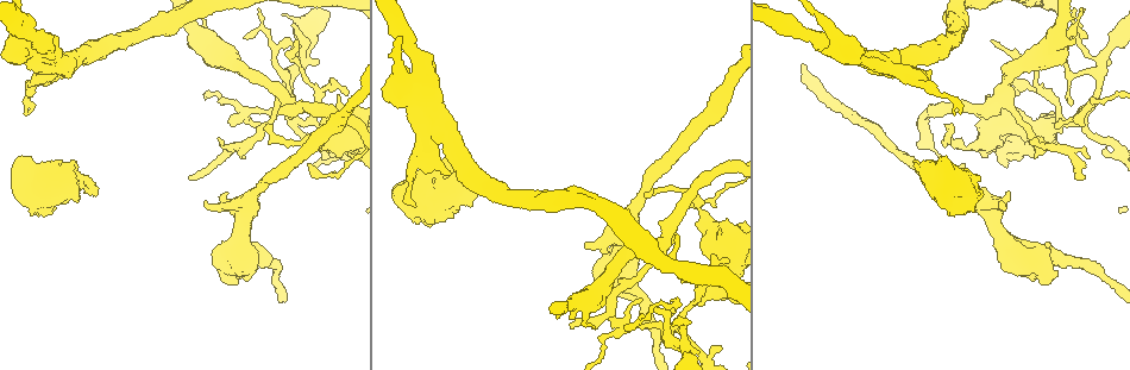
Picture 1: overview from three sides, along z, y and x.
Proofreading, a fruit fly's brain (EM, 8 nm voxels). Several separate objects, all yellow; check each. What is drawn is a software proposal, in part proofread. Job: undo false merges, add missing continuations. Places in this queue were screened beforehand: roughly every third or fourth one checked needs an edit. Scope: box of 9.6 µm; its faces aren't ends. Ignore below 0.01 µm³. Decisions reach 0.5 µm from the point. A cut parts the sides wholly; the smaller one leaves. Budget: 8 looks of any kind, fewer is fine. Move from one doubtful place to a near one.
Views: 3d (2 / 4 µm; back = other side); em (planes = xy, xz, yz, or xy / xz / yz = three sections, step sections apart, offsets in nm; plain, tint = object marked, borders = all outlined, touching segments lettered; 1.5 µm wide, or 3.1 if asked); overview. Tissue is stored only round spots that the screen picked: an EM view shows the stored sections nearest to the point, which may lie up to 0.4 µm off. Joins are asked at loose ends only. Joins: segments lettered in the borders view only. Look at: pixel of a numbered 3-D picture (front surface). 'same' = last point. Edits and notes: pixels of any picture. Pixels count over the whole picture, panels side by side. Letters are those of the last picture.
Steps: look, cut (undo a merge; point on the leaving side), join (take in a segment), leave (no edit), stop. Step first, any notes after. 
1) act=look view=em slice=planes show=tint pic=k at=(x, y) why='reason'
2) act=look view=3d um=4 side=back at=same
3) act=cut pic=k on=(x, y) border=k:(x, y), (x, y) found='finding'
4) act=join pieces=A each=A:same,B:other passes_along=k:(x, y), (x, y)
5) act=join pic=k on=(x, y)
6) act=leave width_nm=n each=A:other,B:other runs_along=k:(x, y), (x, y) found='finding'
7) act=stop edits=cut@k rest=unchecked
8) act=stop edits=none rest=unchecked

act=look view=em slice=xy step=4 show=tint pic=1 at=(29, 90) why='calibre changes'

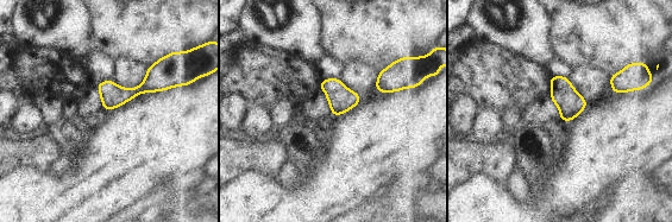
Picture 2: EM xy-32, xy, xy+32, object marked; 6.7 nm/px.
act=look view=em slice=planes show=borders at=same why='another direction'

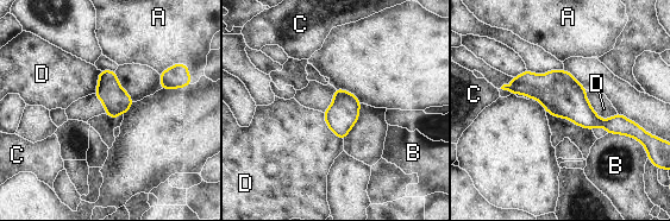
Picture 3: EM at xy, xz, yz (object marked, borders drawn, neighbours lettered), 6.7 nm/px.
act=leave each=A:other,B:other,C:other,D:other border=3:(586, 90), (600, 118), (617, 113) found='one neuron here'

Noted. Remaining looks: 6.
act=look view=em slice=xy step=8 show=tint pic=1 at=(677, 234) why='free end'

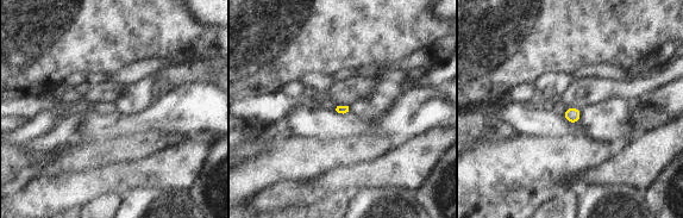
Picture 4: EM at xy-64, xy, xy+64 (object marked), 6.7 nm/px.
act=look view=em slice=xy step=8 show=borders at=same

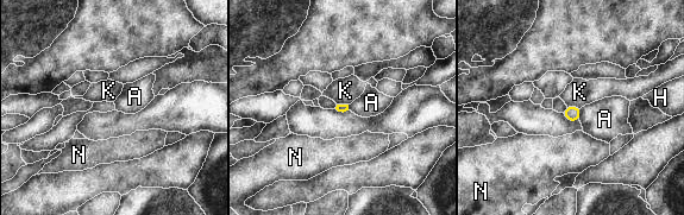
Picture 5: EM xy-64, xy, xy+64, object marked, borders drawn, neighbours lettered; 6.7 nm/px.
act=leave each=A:other,H:other,K:other,N:other found='none of them fits'

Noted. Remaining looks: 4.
act=look view=3d um=2 pic=1 at=(1085, 111) why='abrupt turn'

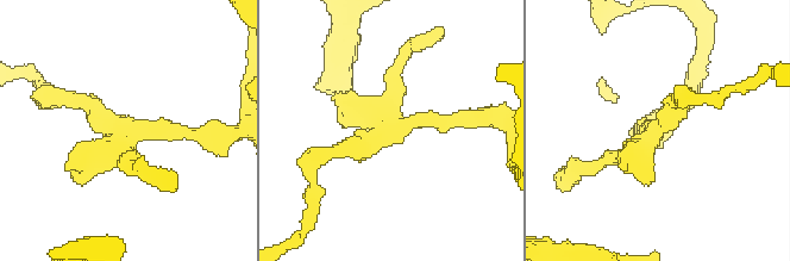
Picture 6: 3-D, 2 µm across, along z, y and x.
act=look view=em slice=planes show=plain pic=6 at=(651, 129) why='shape alone is not enough'

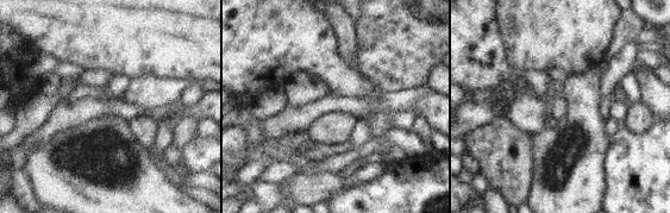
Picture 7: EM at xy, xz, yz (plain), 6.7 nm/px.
act=look view=em slice=planes show=borders at=same why='what lies round it'

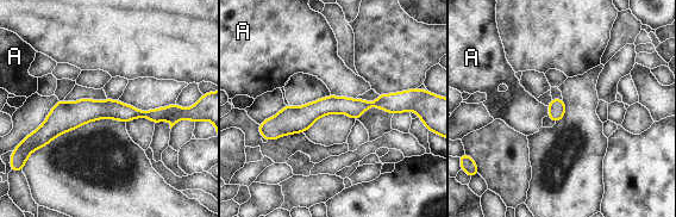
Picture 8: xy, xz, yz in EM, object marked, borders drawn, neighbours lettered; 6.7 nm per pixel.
act=leave each=A:other runs_along=8:(167, 116), (81, 111), (31, 140) found='one neuron here'

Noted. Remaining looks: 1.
act=stop edits=none rest=unchecked

